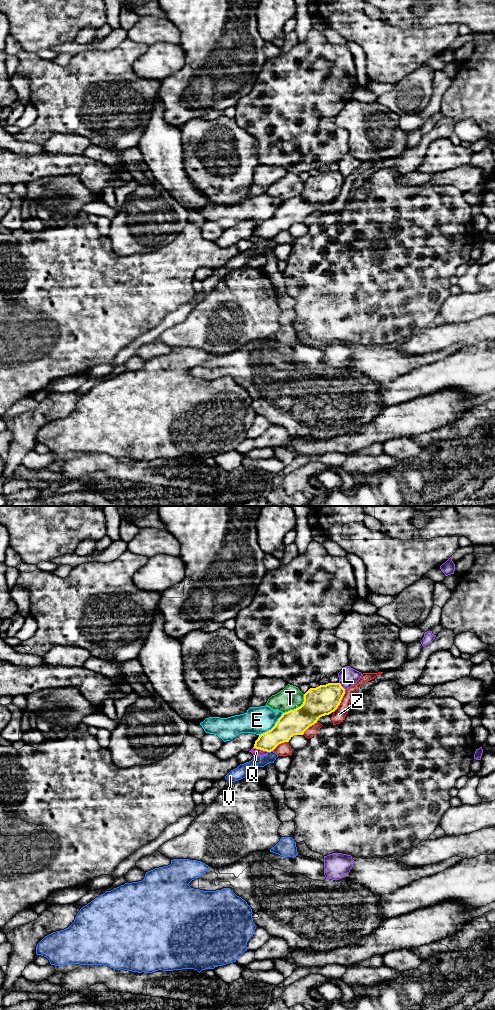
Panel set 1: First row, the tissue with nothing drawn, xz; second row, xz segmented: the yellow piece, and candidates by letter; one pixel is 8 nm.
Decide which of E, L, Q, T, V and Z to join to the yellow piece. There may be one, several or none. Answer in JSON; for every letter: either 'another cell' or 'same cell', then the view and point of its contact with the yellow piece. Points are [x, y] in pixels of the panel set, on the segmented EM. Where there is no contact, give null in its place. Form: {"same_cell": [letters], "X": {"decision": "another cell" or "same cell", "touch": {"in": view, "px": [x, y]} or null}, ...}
{"same_cell": [], "E": {"decision": "another cell", "touch": {"in": "xz", "px": [273, 727]}}, "L": {"decision": "another cell", "touch": {"in": "xz", "px": [341, 686]}}, "Q": {"decision": "another cell", "touch": {"in": "xz", "px": [260, 749]}}, "T": {"decision": "another cell", "touch": {"in": "xz", "px": [298, 707]}}, "V": {"decision": "another cell", "touch": {"in": "xz", "px": [270, 751]}}, "Z": {"decision": "another cell", "touch": {"in": "xz", "px": [340, 701]}}}

